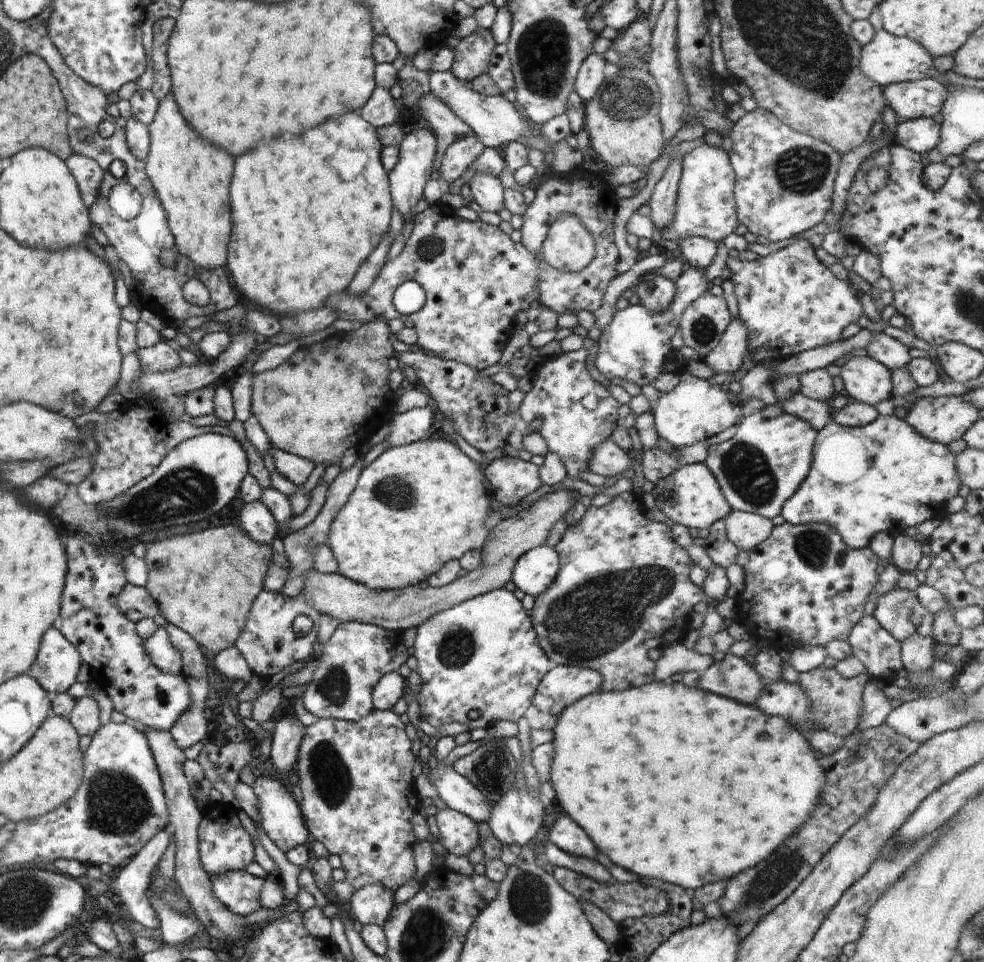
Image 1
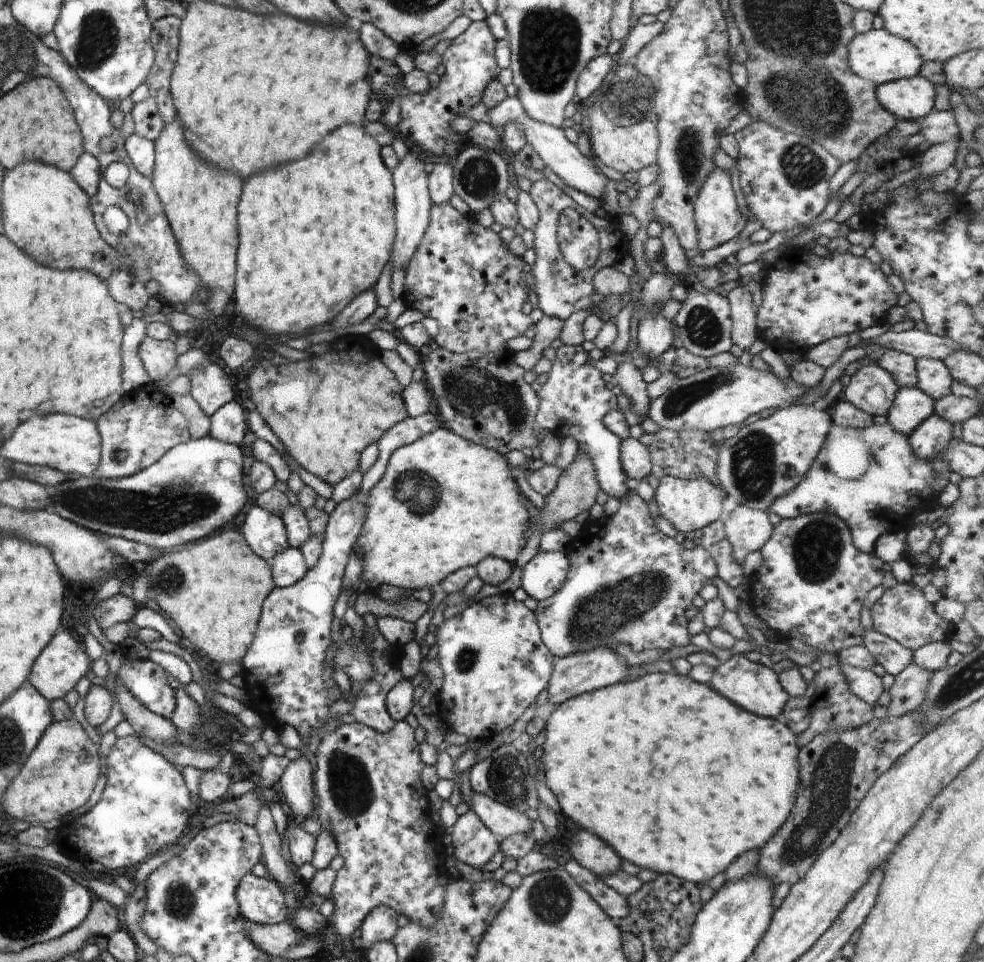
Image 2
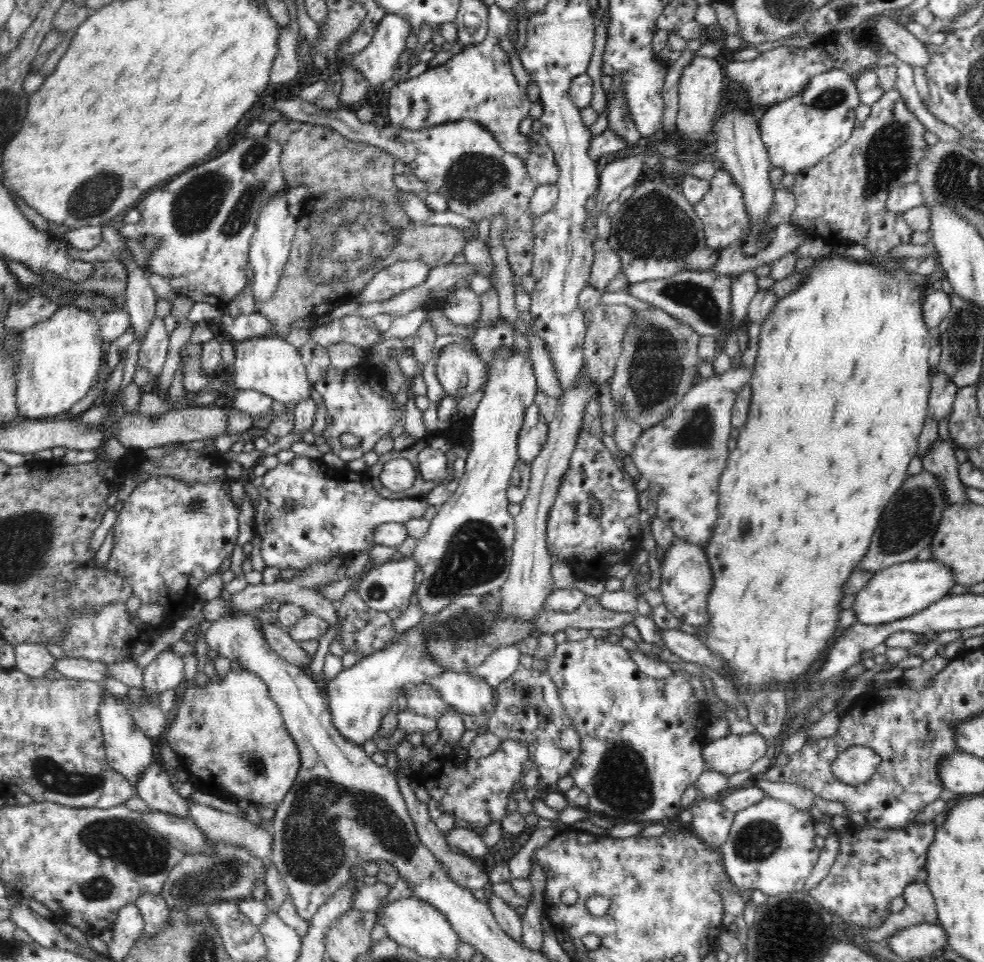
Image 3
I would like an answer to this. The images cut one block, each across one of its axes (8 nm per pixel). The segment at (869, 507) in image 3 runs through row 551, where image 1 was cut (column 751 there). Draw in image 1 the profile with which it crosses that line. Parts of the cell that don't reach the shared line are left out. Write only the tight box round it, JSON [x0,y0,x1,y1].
[550,680,826,892]

